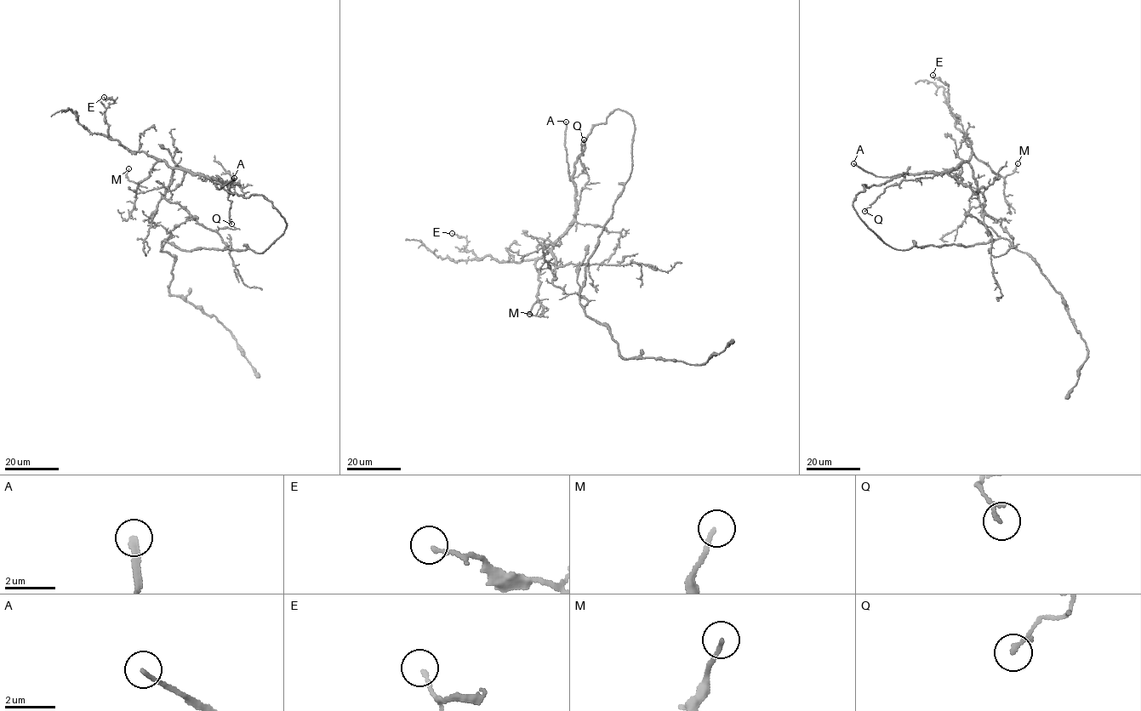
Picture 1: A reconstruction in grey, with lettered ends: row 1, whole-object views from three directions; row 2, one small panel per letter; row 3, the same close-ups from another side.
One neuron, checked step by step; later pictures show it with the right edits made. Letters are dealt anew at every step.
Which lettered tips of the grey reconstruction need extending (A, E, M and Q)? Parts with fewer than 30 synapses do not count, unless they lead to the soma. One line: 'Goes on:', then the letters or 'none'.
Goes on: A

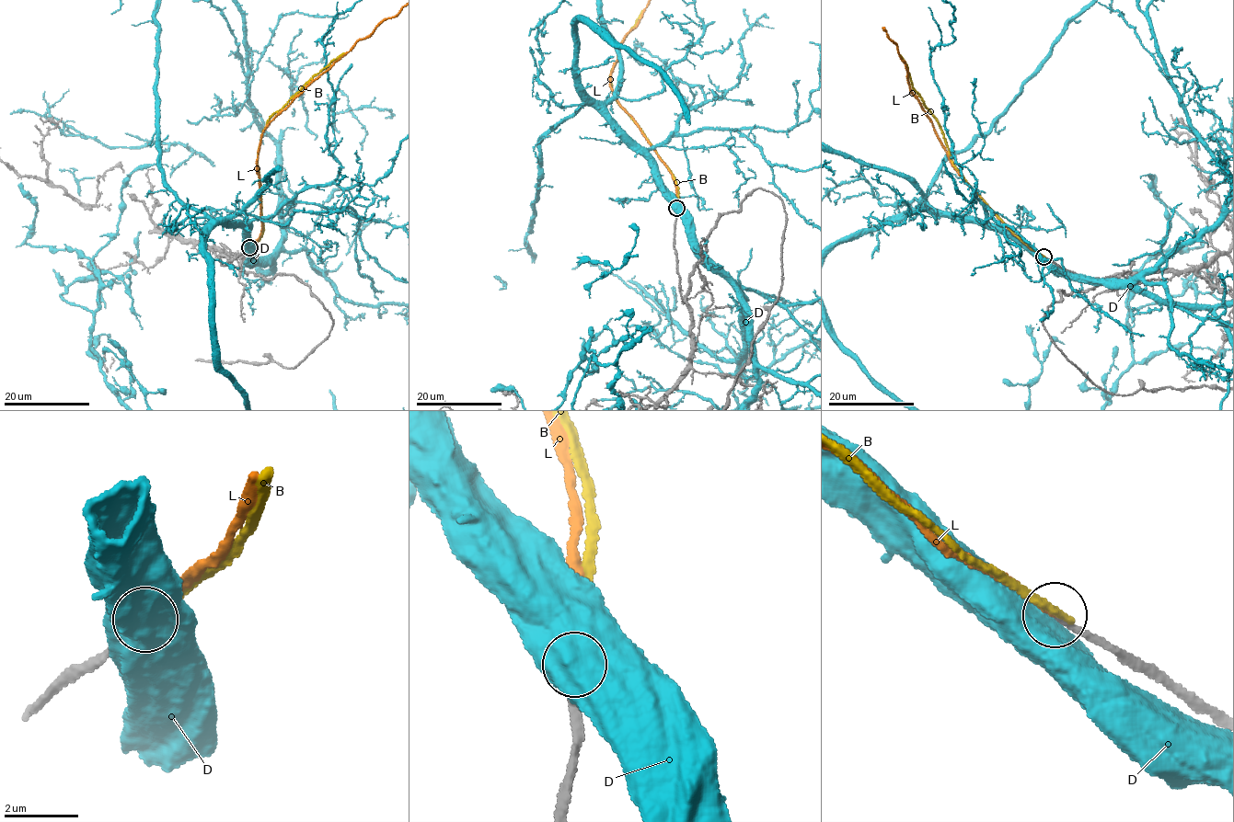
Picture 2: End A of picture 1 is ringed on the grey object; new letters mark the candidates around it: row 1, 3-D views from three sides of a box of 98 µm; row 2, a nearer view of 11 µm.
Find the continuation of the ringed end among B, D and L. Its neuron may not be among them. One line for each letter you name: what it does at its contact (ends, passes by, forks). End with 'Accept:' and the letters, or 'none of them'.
L: It ends there
Accept: L

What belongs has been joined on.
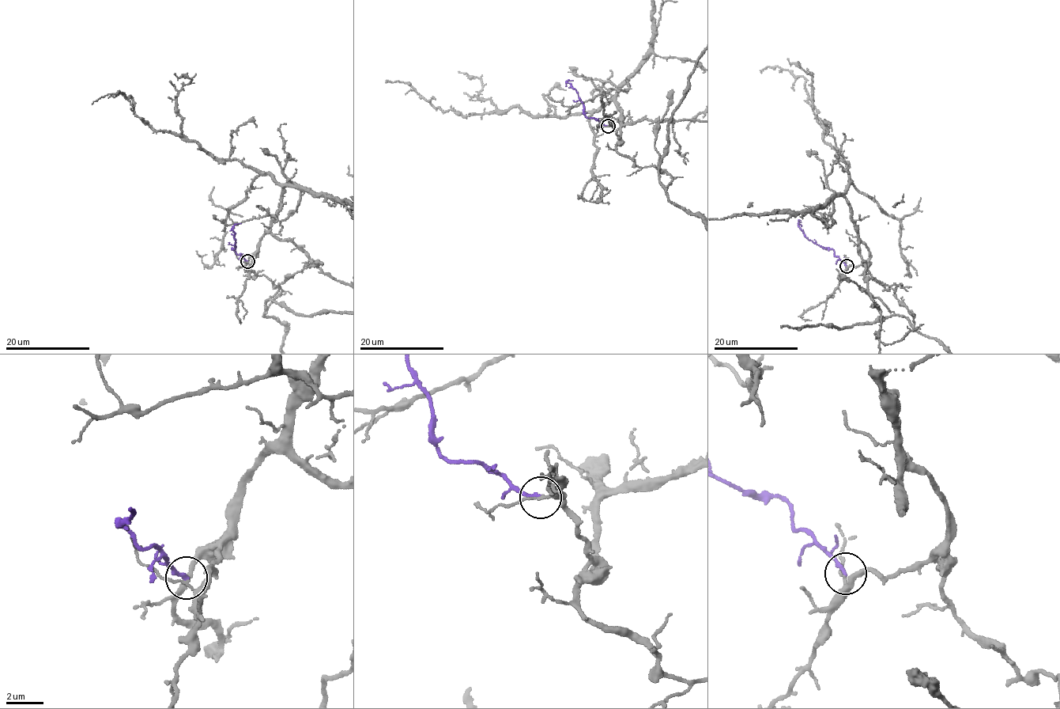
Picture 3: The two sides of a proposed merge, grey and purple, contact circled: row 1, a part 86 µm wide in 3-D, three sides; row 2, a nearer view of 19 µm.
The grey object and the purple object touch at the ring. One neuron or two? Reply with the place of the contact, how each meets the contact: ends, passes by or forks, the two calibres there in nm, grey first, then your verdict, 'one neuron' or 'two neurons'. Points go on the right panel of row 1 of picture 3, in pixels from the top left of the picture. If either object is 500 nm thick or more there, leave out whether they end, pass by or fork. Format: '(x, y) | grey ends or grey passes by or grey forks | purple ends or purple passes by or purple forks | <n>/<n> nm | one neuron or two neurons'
(846, 266) | grey passes by | purple ends | 130/200 nm | two neurons

